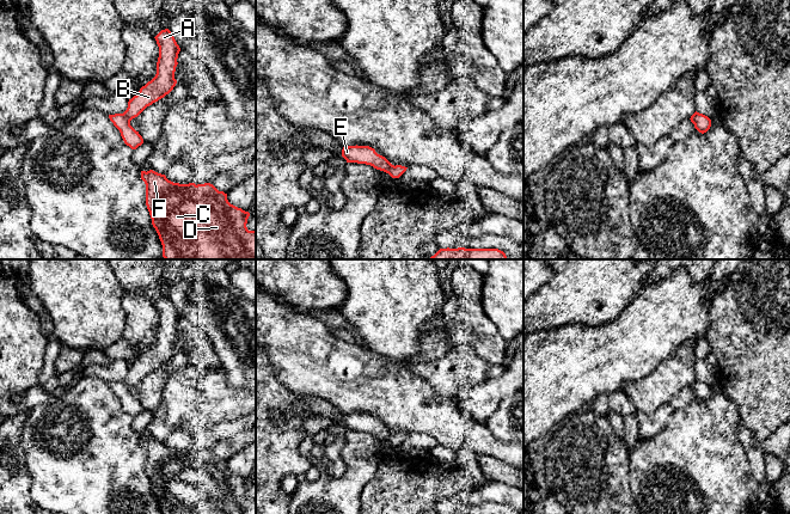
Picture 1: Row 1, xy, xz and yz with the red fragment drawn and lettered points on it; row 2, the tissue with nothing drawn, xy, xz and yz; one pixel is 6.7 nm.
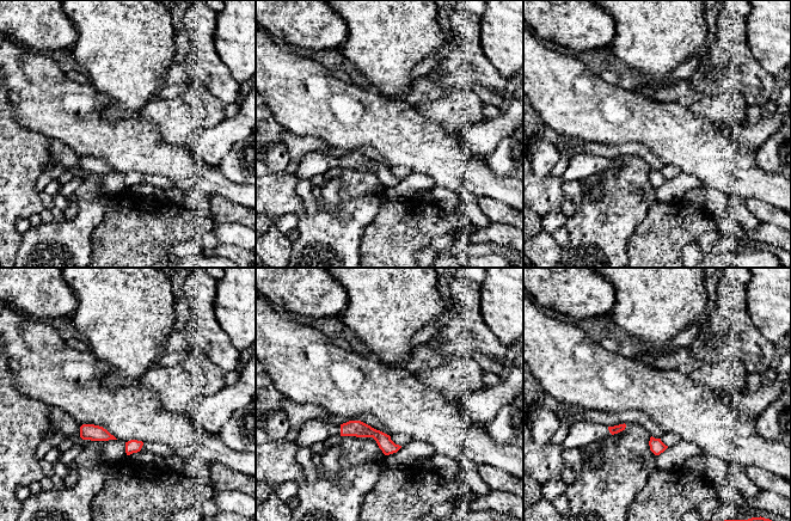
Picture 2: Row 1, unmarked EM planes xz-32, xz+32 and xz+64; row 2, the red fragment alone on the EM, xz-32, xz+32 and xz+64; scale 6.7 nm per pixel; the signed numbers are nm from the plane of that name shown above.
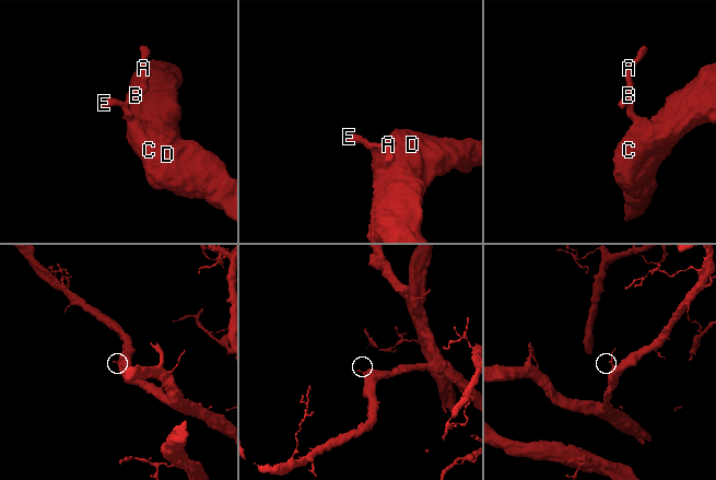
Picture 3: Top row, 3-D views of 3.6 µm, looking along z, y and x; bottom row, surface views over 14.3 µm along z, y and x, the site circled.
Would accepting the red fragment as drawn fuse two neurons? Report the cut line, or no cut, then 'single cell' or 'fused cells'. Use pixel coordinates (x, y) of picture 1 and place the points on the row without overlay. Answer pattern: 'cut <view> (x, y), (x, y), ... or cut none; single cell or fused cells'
cut none; single cell

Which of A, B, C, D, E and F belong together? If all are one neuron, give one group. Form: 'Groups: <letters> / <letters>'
Groups: A B C D E F

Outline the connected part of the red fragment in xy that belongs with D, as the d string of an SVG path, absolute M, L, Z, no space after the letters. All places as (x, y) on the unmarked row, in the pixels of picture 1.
M153 437L141 439L146 473L163 514L256 514L256 497L246 495L249 479L227 467L213 452L179 452Z

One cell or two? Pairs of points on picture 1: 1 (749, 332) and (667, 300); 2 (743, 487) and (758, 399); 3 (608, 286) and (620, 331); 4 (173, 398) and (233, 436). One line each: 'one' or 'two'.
1: two
2: two
3: two
4: two

